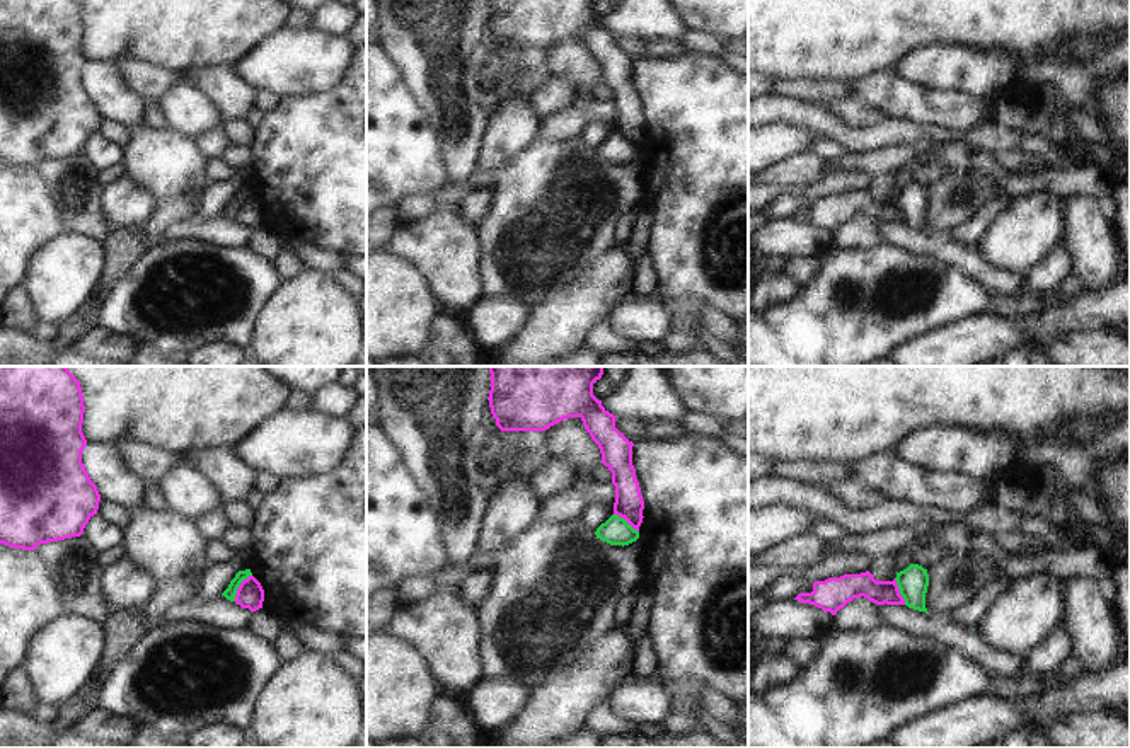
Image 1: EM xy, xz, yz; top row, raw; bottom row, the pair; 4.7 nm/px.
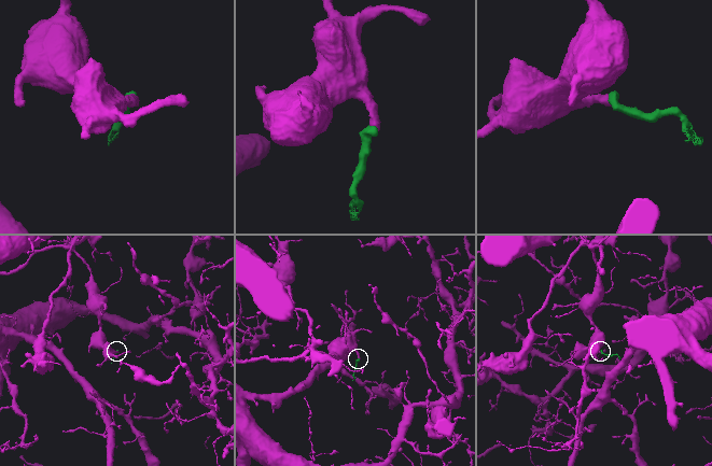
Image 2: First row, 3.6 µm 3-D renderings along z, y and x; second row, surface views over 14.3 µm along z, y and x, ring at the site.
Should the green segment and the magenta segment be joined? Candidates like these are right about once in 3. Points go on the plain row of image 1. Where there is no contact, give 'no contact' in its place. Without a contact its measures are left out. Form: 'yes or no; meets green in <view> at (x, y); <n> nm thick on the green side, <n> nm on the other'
no; meets green in xy at (239, 203); 60 nm thick on the green side, 130 nm on the other

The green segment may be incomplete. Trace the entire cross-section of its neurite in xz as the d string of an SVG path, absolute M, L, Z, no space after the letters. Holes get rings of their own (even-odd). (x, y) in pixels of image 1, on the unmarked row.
M612 133L602 141L597 150L597 157L610 164L629 164L639 157L639 150L634 148L624 136Z

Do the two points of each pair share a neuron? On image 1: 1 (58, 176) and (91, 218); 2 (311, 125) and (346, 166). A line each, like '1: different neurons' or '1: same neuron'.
1: same neuron
2: same neuron

